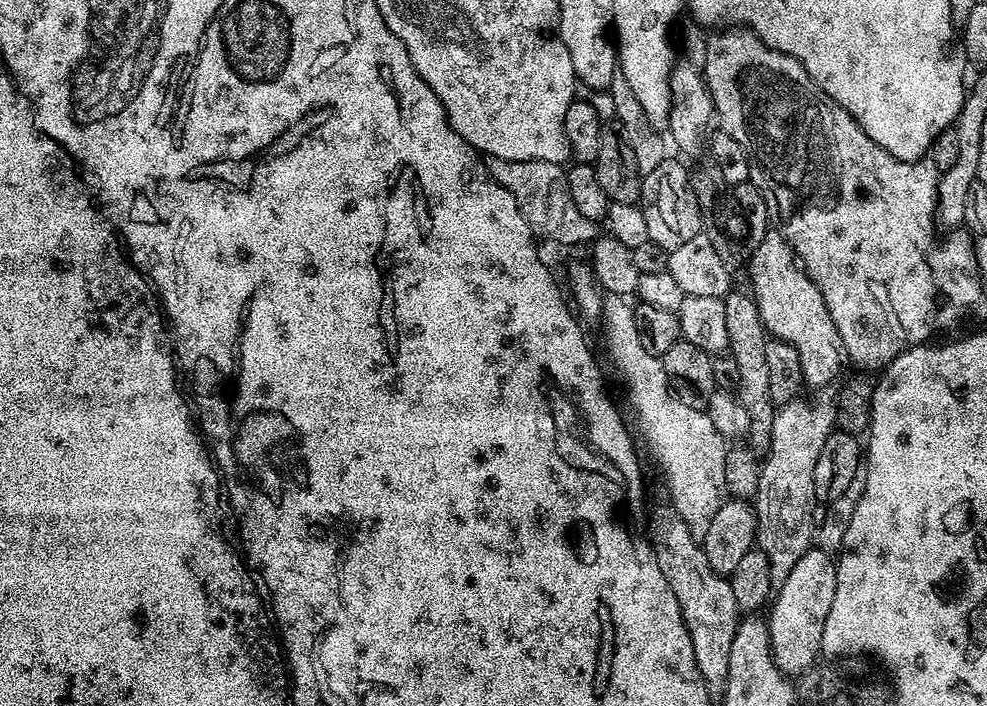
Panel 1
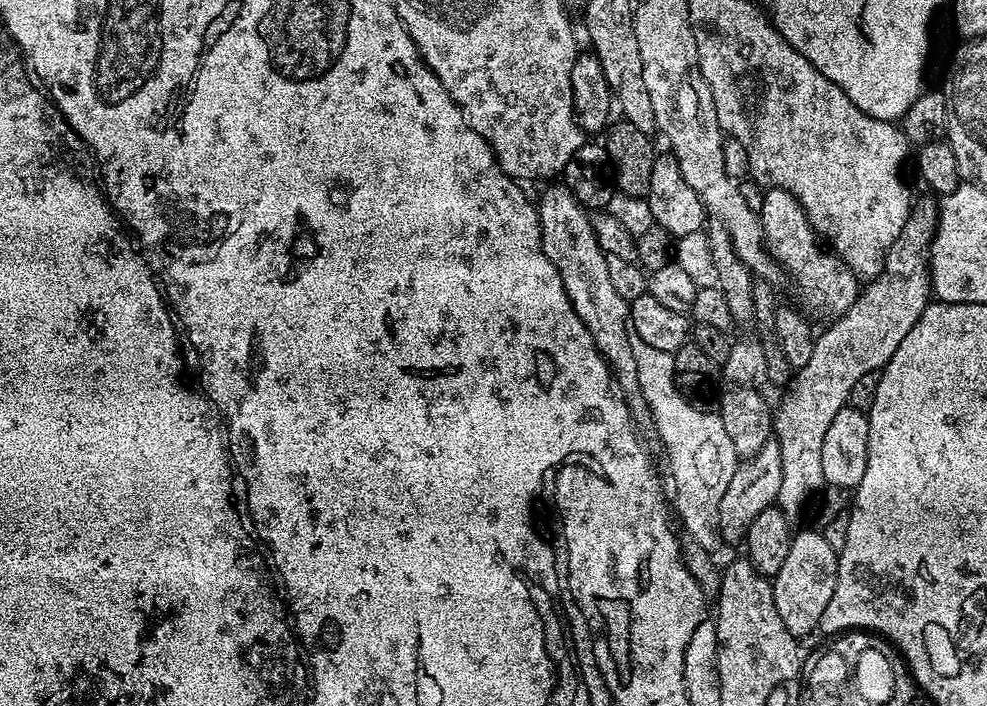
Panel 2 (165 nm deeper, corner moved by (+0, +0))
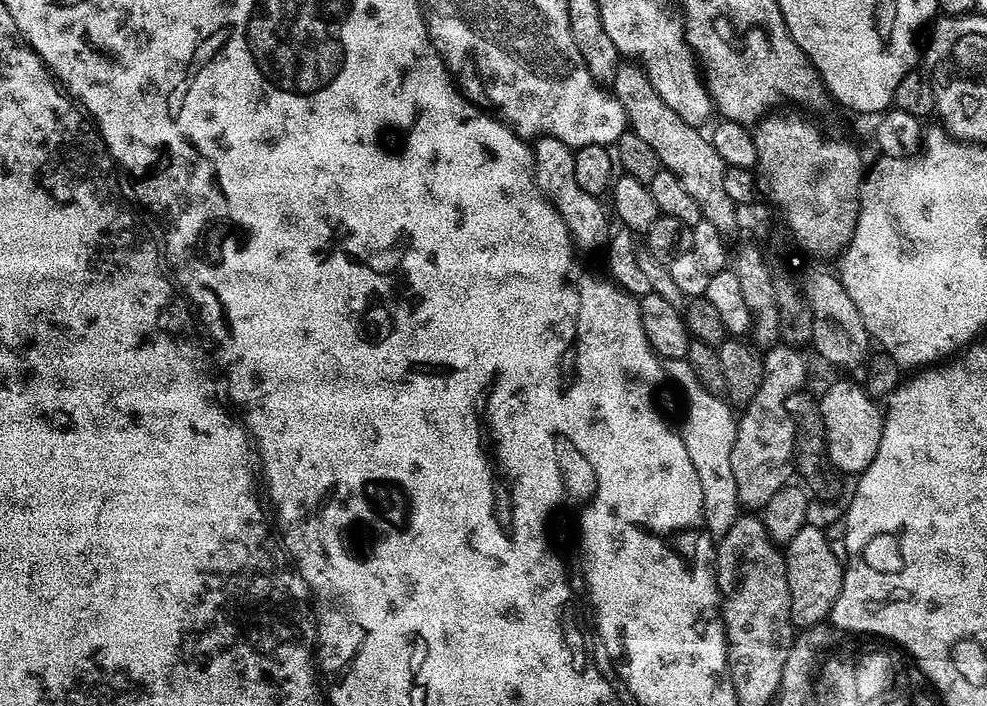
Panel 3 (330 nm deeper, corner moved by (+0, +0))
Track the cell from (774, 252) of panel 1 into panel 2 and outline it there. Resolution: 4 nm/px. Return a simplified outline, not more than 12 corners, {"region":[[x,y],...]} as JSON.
{"region":[[786,190],[764,192],[768,252],[801,298],[846,314],[861,281]]}

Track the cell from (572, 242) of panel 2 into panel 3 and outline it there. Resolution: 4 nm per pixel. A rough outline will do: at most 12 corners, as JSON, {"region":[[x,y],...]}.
{"region":[[535,137],[532,176],[581,253],[610,235],[601,197],[574,182],[574,151]]}

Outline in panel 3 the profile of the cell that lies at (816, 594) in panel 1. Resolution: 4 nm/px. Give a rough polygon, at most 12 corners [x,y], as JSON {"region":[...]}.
{"region":[[805,523],[786,546],[790,619],[823,624],[844,564],[823,527]]}

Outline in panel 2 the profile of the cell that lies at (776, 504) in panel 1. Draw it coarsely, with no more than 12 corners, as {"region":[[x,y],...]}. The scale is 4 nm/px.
{"region":[[917,199],[883,270],[816,336],[772,430],[776,504],[825,487],[822,441],[932,296],[937,201]]}

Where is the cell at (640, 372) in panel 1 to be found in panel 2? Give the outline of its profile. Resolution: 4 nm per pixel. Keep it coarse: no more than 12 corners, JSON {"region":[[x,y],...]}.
{"region":[[635,334],[640,389],[687,535],[715,553],[738,463],[719,411],[676,389],[673,353]]}

